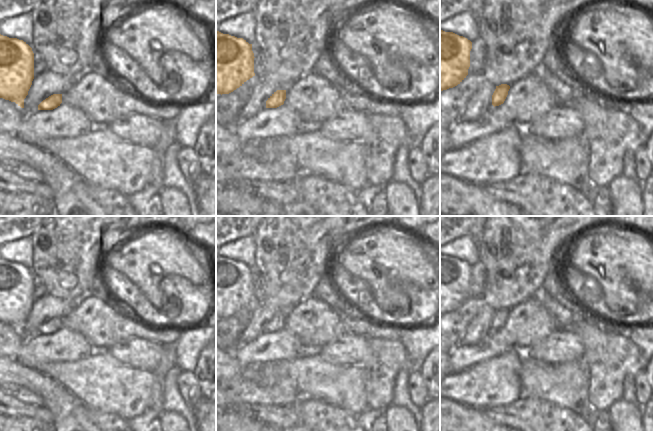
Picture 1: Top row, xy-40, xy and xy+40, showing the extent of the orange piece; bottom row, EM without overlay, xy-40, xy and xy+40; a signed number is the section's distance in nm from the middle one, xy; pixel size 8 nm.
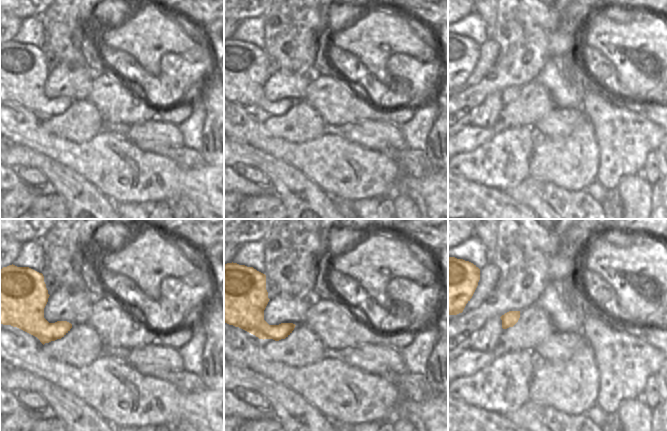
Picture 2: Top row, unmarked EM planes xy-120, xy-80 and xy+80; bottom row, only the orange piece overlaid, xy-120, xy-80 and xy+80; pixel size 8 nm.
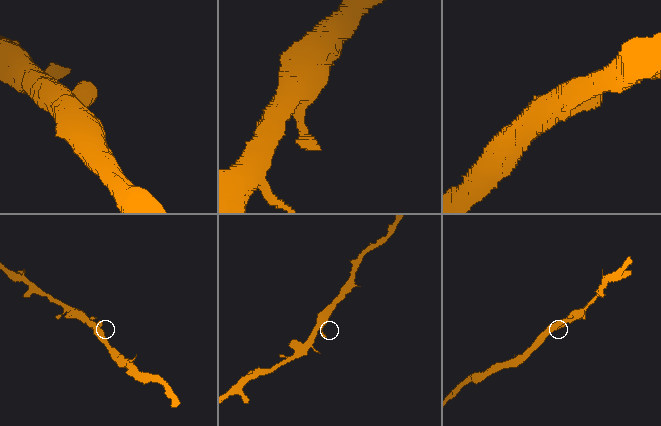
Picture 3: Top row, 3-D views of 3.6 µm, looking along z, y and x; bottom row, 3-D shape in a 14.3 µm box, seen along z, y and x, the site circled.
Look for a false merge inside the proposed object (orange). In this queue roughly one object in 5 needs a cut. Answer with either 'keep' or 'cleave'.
keep

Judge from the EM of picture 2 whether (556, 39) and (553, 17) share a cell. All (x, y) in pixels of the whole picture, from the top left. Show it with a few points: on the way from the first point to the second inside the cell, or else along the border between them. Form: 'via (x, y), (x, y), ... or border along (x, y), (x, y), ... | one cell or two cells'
via (556, 34), (554, 22) | one cell

